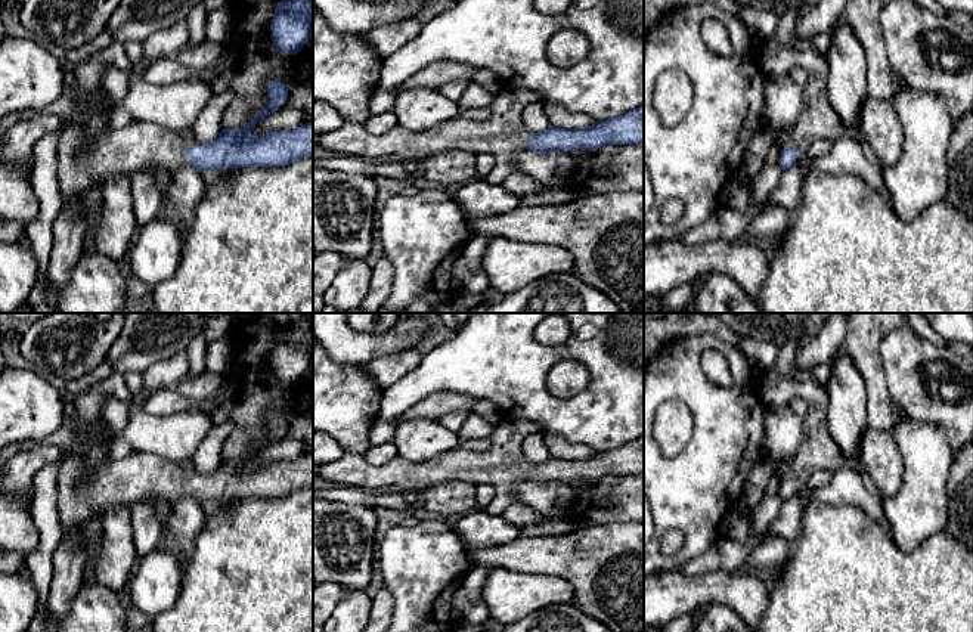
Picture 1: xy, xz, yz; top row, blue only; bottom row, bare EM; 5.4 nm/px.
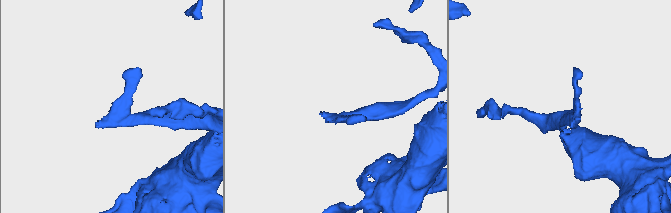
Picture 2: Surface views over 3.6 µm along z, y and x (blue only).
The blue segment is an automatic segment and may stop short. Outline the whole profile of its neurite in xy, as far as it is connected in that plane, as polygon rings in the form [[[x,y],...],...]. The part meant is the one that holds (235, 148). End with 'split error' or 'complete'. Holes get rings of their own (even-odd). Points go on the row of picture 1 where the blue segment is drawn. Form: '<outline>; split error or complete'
[[[278,80],[269,81],[267,96],[267,106],[248,124],[221,128],[211,145],[201,145],[192,127],[171,130],[152,123],[131,123],[97,134],[84,154],[78,151],[84,133],[81,123],[40,111],[1,133],[1,164],[21,164],[32,173],[34,146],[47,134],[58,133],[59,193],[68,202],[81,190],[152,164],[168,170],[189,165],[207,171],[281,167],[310,157],[313,123],[294,130],[273,130],[257,136],[250,133],[257,123],[279,109],[279,103],[288,97],[288,89]]]; split error

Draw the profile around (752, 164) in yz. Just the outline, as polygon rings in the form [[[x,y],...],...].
[[[790,128],[771,130],[771,131],[772,131],[775,140],[774,140],[769,152],[763,158],[754,157],[749,152],[743,157],[741,167],[744,168],[747,177],[752,183],[754,182],[754,177],[765,165],[778,164],[780,157],[781,157],[781,146],[780,146],[778,139],[783,134],[788,133]]]

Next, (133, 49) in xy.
[[[128,41],[124,44],[124,49],[131,61],[131,63],[134,65],[136,71],[142,69],[142,63],[143,63],[143,49],[140,43],[136,41]]]

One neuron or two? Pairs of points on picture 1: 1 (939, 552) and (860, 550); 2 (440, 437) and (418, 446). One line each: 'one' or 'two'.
1: one
2: one

